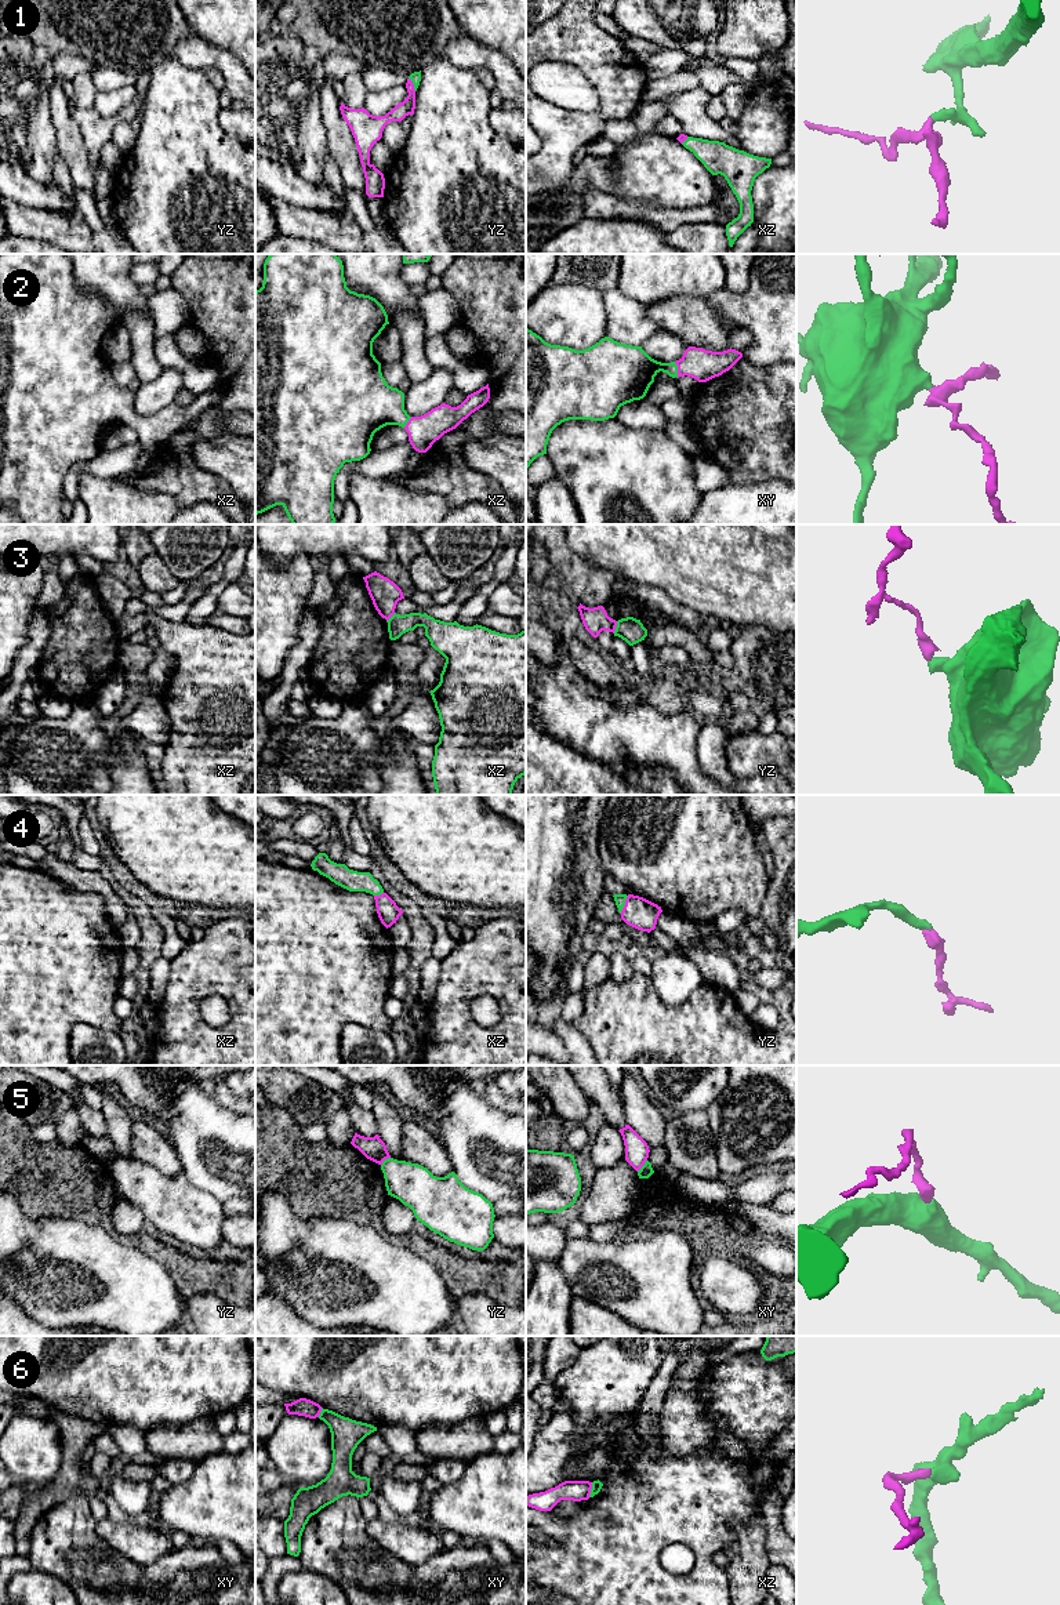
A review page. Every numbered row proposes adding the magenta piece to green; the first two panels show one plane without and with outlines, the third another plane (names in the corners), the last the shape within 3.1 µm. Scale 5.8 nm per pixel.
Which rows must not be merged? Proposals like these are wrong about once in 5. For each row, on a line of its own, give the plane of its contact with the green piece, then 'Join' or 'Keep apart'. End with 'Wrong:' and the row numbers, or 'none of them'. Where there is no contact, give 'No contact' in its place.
1: Touches green in yz. Join
2: Touches green in xy. Join
3: Touches green in yz. Keep apart
4: Touches green in yz. Join
5: Touches green in xy. Keep apart
6: Touches green in xz. Join
Wrong: 3, 5

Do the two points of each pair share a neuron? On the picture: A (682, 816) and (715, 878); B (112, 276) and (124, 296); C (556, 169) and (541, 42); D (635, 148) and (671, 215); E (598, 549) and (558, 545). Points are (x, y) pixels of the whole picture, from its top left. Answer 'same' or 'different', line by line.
A: same
B: same
C: same
D: different
E: different

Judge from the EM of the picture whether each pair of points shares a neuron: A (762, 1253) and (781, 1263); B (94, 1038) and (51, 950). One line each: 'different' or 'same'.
A: same
B: different

